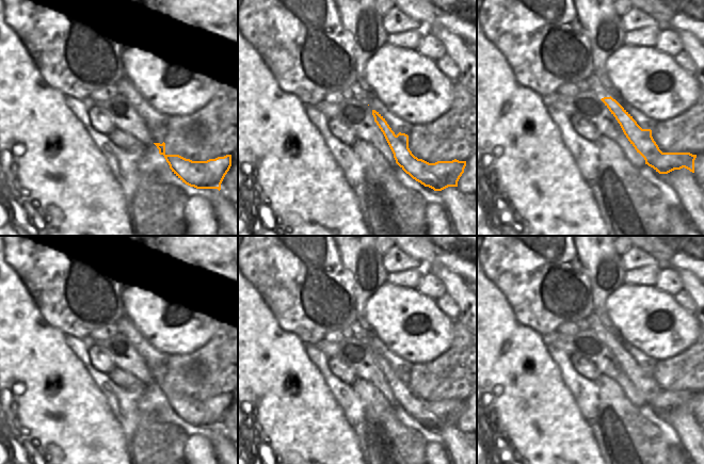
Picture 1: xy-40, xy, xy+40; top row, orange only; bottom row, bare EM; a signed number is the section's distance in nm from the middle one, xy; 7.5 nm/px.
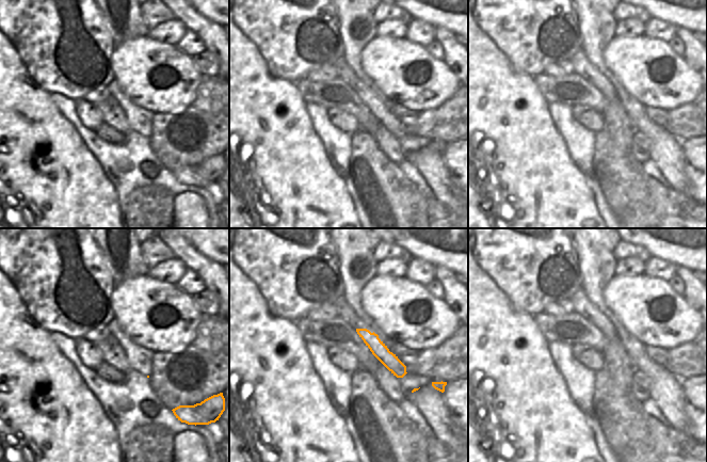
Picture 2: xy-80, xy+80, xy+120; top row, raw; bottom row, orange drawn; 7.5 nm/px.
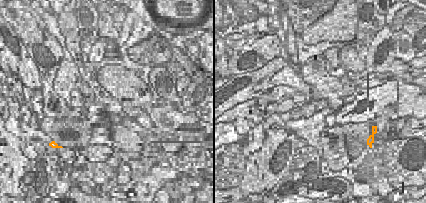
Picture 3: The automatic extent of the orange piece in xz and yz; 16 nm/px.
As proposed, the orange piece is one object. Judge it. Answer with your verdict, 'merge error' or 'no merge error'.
merge error

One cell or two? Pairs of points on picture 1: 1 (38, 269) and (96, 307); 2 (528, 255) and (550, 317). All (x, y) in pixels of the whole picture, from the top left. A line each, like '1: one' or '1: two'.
1: one
2: one

